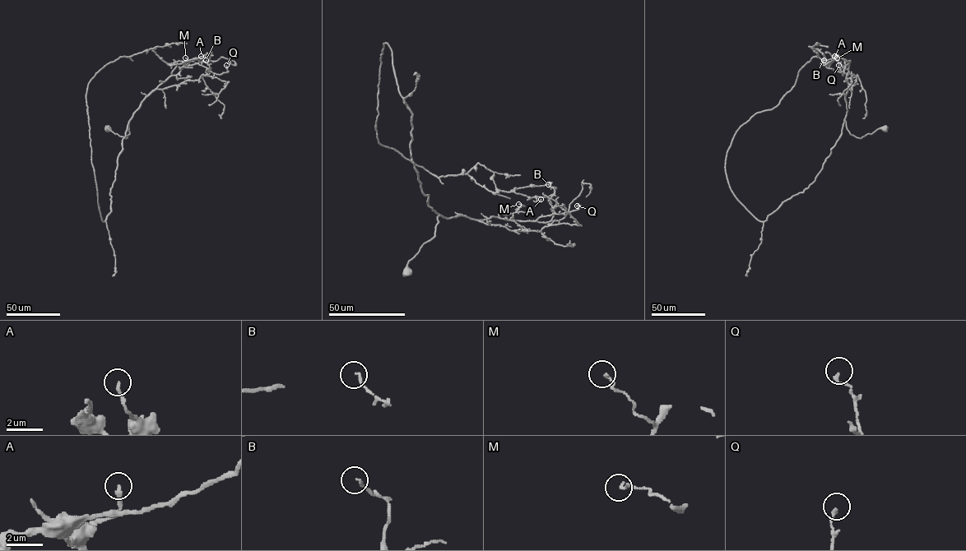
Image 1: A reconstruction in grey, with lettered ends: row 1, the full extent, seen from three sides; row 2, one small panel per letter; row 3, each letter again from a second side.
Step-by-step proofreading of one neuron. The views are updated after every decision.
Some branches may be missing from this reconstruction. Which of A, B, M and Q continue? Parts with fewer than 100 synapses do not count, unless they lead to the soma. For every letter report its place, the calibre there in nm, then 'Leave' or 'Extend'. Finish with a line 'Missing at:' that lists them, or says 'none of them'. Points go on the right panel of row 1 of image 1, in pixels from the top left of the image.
A: Place: (834, 56). Thickness 200 nm. Leave
B: Place: (824, 60). Thickness 120 nm. Leave
M: Place: (837, 57). Thickness 160 nm. Leave
Q: Place: (838, 65). Thickness 150 nm. Leave
Missing at: none of them

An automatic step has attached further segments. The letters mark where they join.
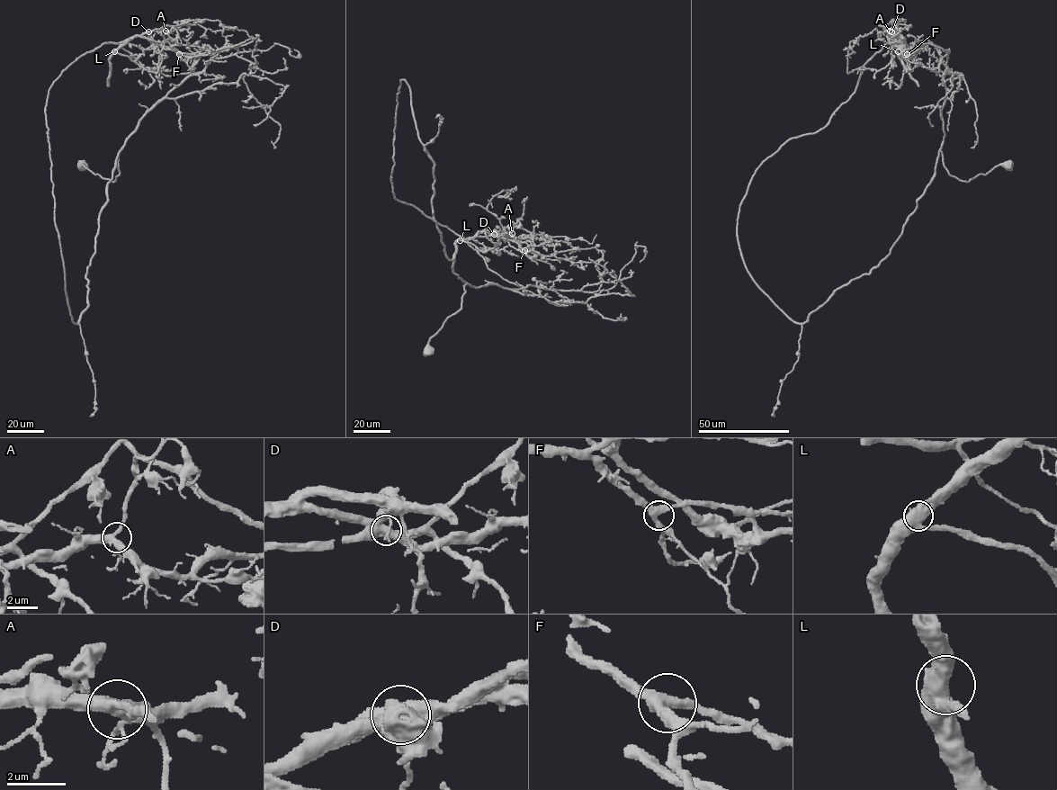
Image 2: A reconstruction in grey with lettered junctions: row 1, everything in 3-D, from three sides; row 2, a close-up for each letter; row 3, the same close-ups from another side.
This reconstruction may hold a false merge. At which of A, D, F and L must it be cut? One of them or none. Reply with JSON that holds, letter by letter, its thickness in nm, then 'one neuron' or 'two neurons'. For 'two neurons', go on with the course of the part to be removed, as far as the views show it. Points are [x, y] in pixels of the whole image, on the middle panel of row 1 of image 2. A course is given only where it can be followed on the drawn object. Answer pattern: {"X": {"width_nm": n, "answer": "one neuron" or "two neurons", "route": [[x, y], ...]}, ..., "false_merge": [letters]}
{"A": {"width_nm": 400, "answer": "one neuron"}, "D": {"width_nm": 500, "answer": "two neurons", "route": [[494, 235], [485, 230], [506, 234], [487, 206], [493, 196], [507, 190], [507, 197], [497, 196]]}, "F": {"width_nm": 380, "answer": "one neuron"}, "L": {"width_nm": 550, "answer": "one neuron"}, "false_merge": ["D"]}

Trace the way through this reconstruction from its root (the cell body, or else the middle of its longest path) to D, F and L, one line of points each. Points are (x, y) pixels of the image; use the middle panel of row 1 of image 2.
D: (428, 350), (461, 309), (466, 283), (434, 219), (434, 161), (400, 80), (394, 197), (464, 238), (494, 235)
F: (428, 350), (466, 283), (434, 219), (434, 161), (400, 80), (394, 197), (464, 238), (499, 231), (524, 250)
L: (428, 350), (461, 309), (466, 283), (434, 219), (434, 161), (400, 80), (394, 197), (460, 240)

